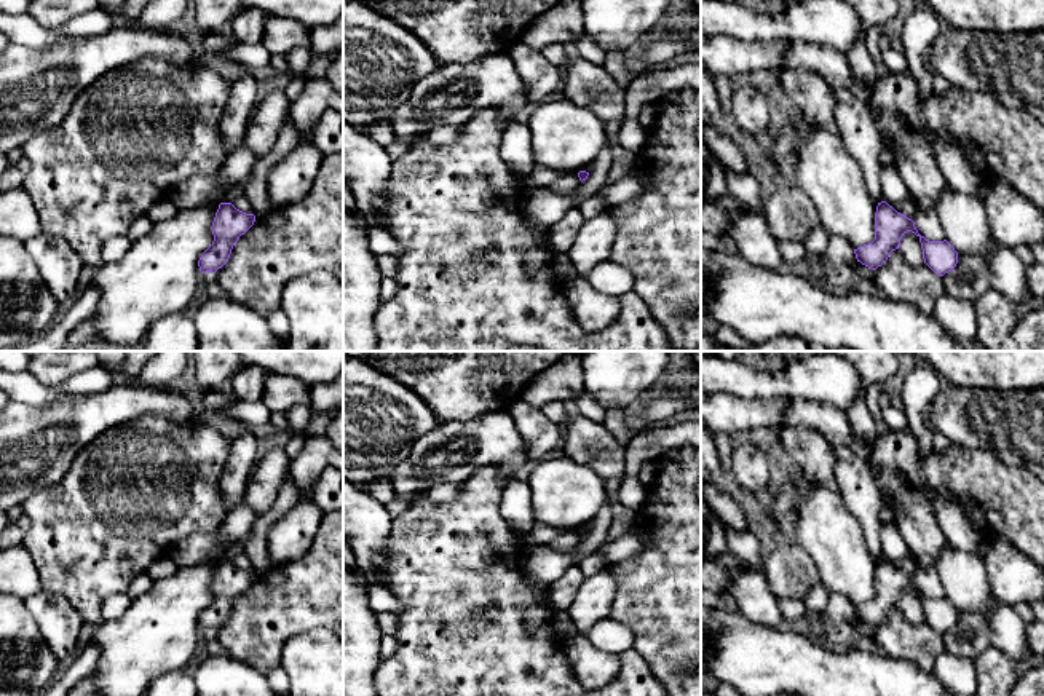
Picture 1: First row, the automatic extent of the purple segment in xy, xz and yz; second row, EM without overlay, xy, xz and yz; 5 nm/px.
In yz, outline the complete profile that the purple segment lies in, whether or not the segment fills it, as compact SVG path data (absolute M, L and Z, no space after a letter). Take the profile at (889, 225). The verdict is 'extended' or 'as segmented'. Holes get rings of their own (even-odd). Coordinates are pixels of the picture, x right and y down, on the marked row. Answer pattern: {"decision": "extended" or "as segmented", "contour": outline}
{"decision": "as segmented", "contour": "M886 201L878 203L875 212L875 239L854 249L857 262L876 270L889 254L900 247L902 236L912 231L919 238L924 263L939 276L951 271L958 263L958 252L947 241L929 241L921 236L915 222L897 212Z"}

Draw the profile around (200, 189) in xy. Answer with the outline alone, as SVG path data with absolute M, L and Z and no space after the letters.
M223 164L212 174L196 174L187 180L179 182L169 193L171 201L182 209L193 209L204 203L233 203L243 195L241 187L223 187Z

